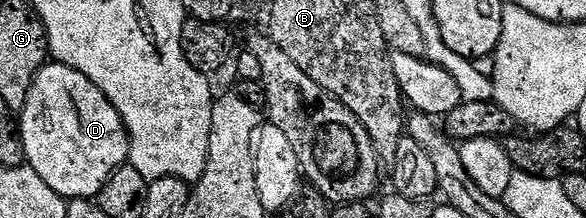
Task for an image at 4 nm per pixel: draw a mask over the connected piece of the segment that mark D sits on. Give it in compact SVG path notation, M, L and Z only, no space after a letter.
M54 60L37 72L17 121L26 165L37 172L53 192L68 200L94 199L103 183L128 161L131 153L131 138L123 117L113 108L105 92L81 72Z

